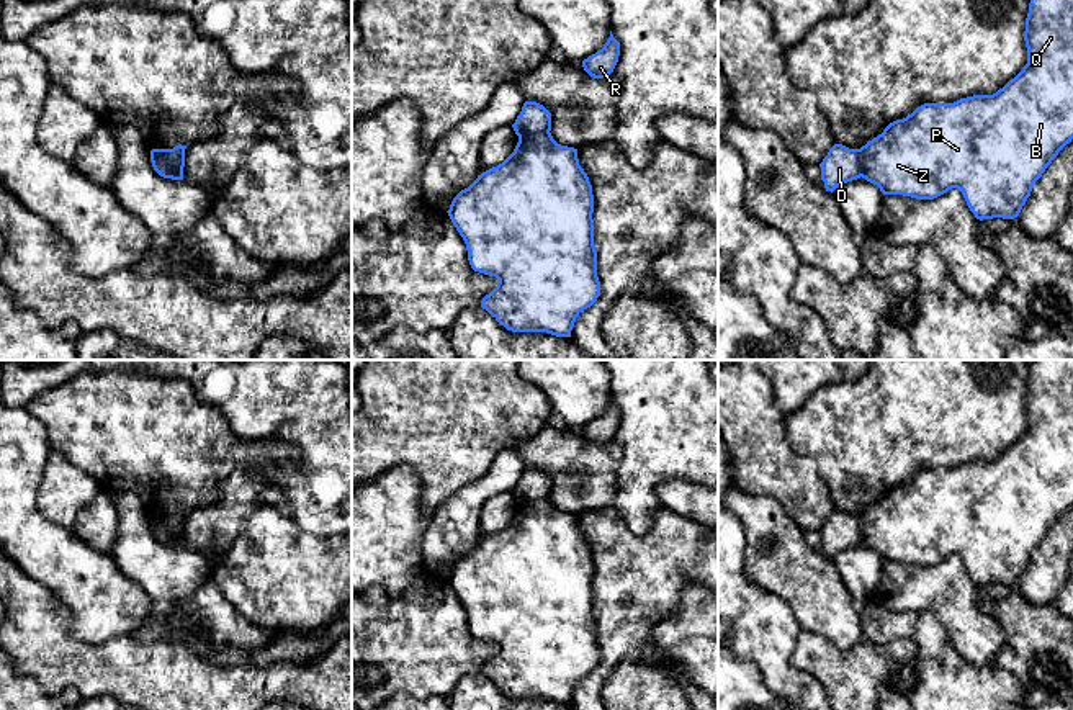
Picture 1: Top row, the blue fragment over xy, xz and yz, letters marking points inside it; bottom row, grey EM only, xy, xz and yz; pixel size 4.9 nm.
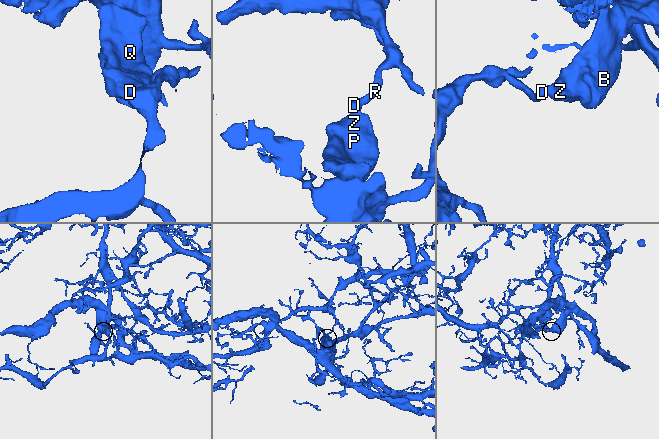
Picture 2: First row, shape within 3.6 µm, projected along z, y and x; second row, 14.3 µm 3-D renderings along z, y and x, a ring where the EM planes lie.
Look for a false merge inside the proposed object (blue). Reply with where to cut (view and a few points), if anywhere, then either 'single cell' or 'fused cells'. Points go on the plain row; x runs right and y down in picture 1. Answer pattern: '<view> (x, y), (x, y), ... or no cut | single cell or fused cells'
xz (548, 498), (519, 504) | fused cells

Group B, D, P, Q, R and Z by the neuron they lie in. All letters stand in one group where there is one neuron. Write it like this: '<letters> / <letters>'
B P Q Z / D R

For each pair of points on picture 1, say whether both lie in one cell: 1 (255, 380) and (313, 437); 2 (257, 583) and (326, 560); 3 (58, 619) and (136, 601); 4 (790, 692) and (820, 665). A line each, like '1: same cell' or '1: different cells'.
1: different cells
2: same cell
3: different cells
4: different cells

